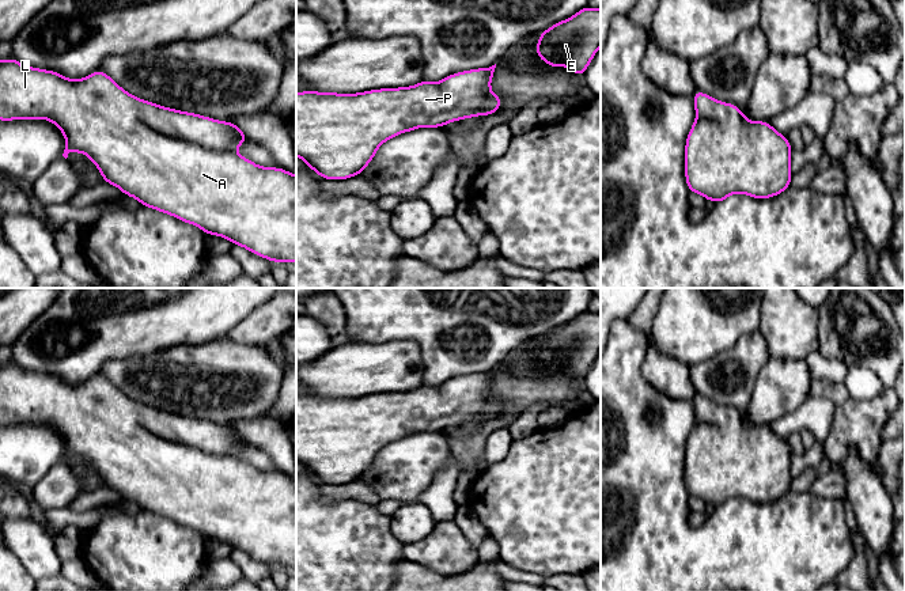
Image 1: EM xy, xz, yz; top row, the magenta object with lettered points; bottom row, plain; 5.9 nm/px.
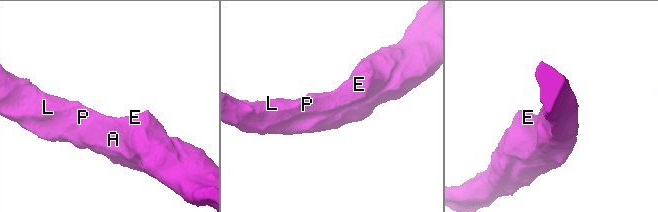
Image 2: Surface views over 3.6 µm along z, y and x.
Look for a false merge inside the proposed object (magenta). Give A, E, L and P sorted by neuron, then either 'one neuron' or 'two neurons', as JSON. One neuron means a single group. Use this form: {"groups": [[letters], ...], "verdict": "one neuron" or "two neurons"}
{"groups": [["A", "E", "L", "P"]], "verdict": "one neuron"}

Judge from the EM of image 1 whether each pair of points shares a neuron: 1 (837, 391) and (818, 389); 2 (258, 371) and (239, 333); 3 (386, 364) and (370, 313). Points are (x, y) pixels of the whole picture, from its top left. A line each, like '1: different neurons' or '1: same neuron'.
1: same neuron
2: different neurons
3: different neurons

